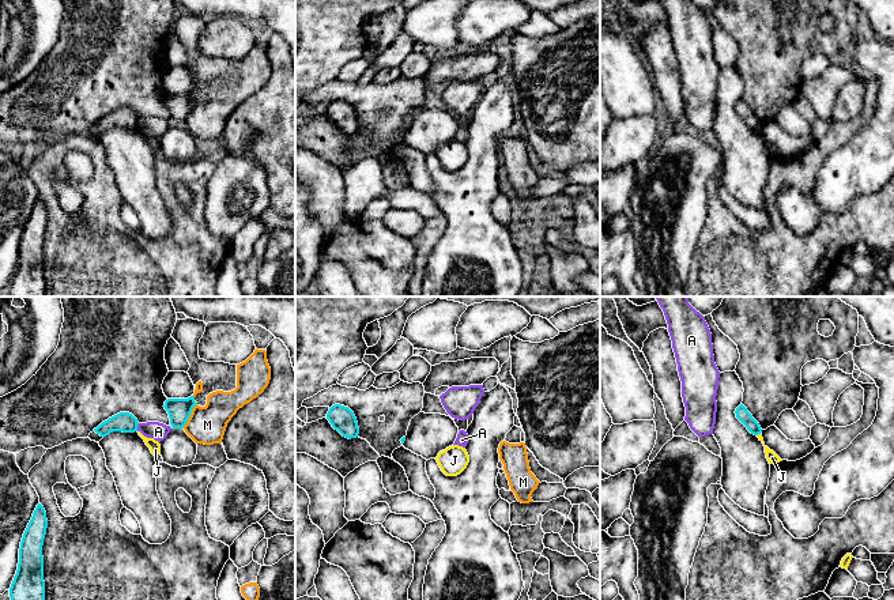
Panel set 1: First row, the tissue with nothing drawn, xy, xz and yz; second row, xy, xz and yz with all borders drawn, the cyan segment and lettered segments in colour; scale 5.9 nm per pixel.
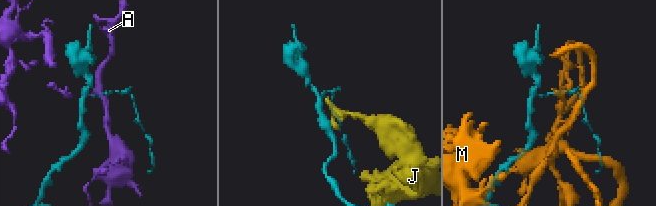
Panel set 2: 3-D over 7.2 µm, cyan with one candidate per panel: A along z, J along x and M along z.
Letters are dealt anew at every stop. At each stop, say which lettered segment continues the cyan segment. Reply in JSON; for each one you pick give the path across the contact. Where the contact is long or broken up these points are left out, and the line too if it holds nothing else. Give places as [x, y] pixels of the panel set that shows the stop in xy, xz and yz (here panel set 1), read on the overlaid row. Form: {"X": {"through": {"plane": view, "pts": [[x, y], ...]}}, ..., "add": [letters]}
{"add": []}

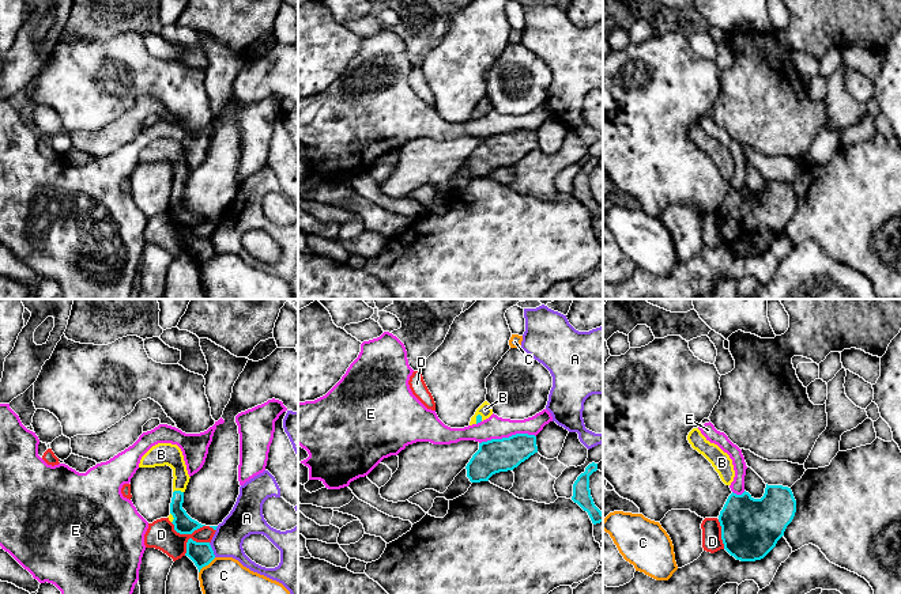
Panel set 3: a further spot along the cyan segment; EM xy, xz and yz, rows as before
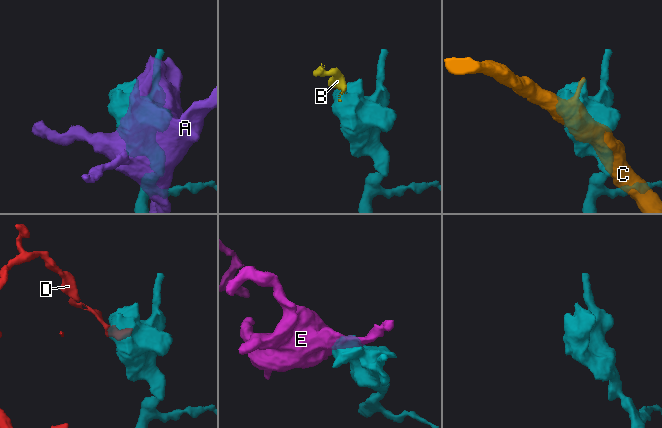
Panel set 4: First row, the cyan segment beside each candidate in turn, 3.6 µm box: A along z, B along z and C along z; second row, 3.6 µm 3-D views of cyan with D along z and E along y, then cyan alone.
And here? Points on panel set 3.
{"B": {"through": {"plane": "xy", "pts": [[183, 522], [177, 514], [177, 491], [178, 468], [161, 454]]}}, "add": ["B"]}

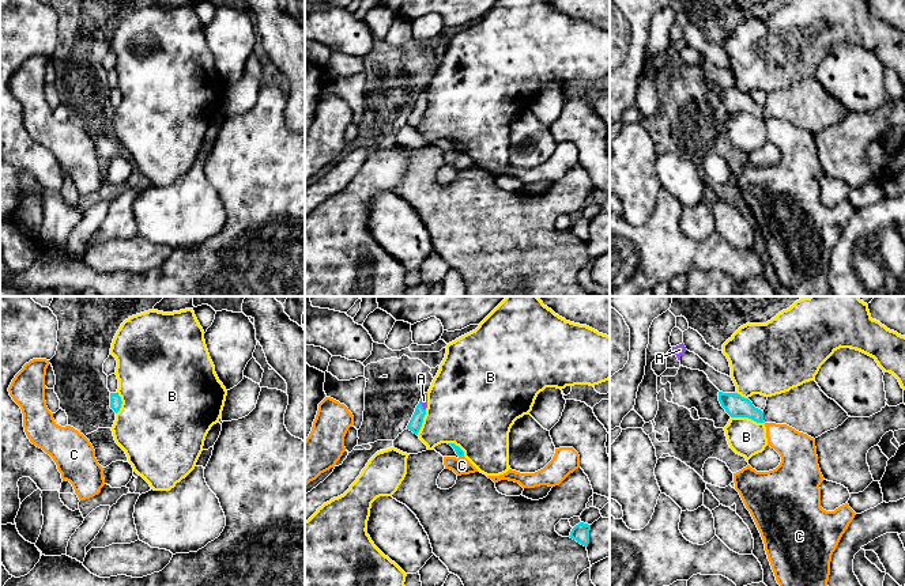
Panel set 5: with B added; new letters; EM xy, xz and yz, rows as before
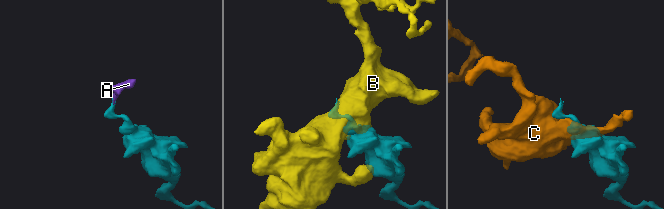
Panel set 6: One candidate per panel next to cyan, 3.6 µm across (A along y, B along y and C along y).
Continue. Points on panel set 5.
{"A": {"through": {"plane": "xz", "pts": [[415, 423], [421, 405], [423, 400]]}}, "add": ["A"]}

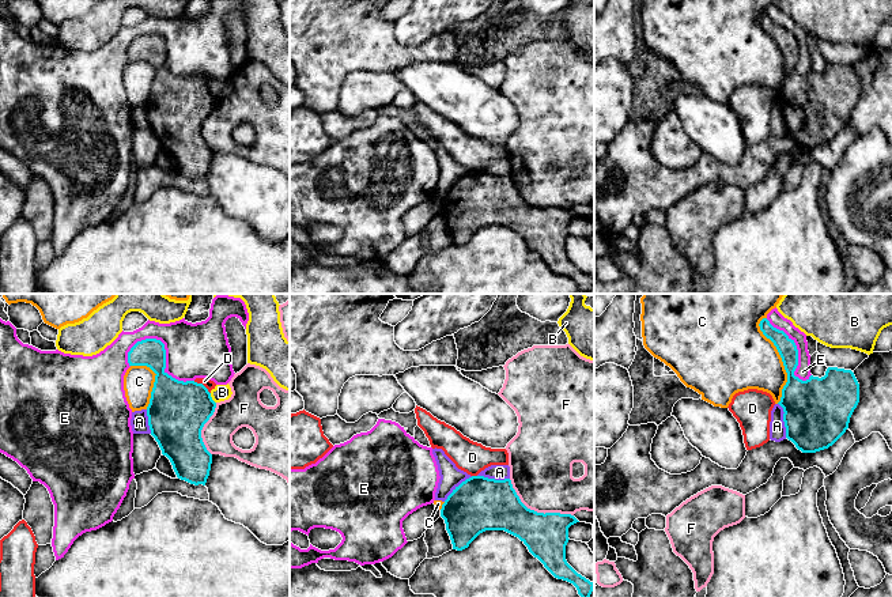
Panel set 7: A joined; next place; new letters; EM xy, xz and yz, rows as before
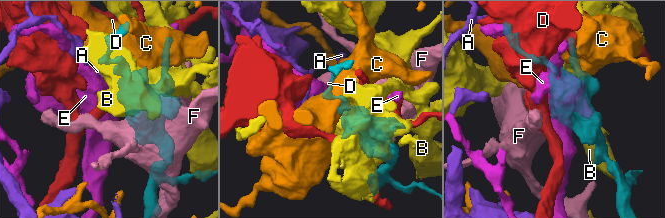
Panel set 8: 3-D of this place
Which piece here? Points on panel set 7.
{"add": []}

